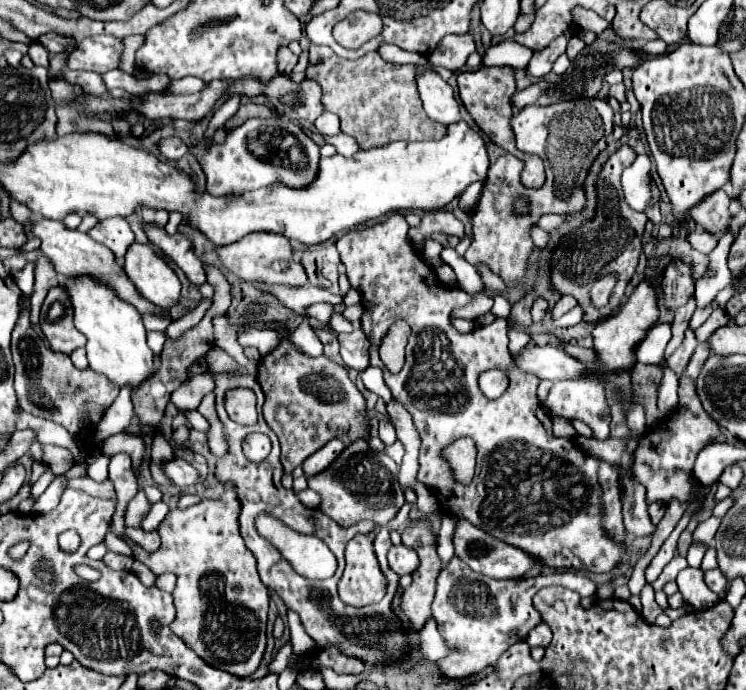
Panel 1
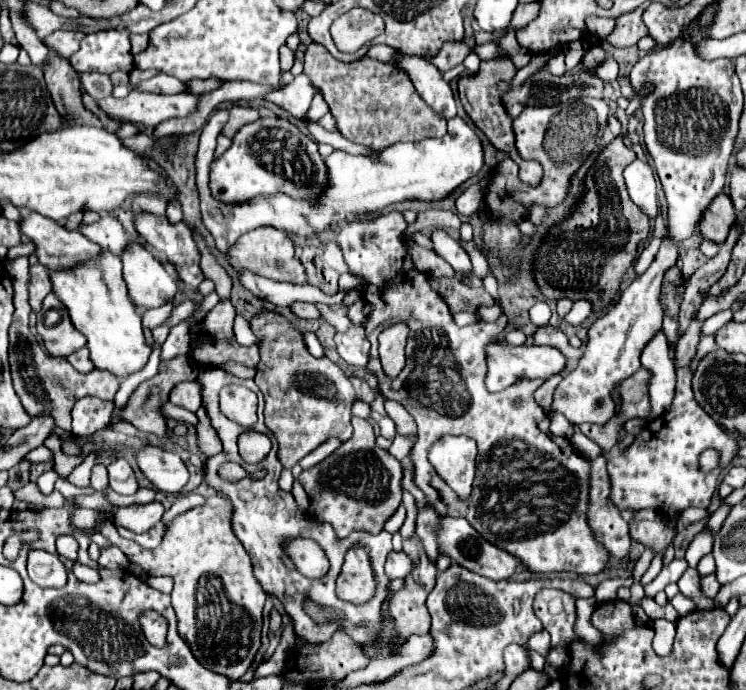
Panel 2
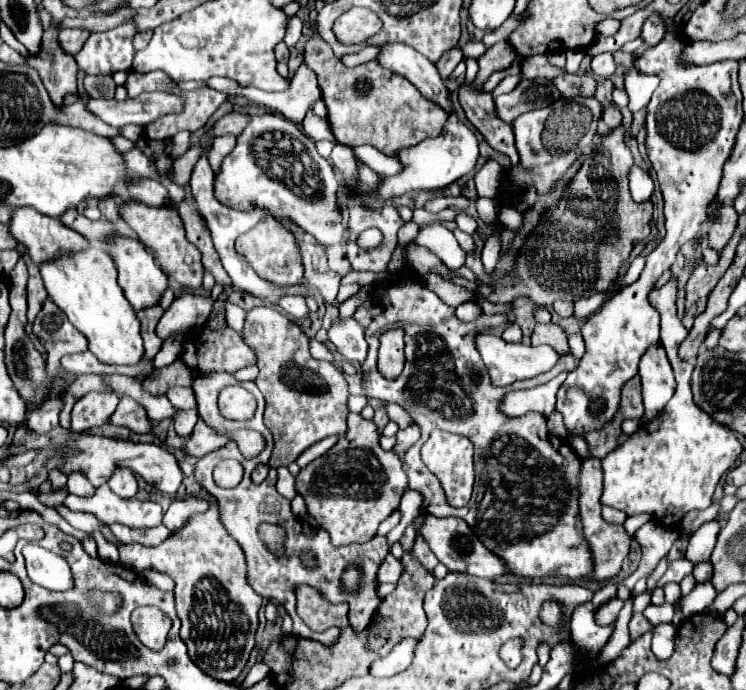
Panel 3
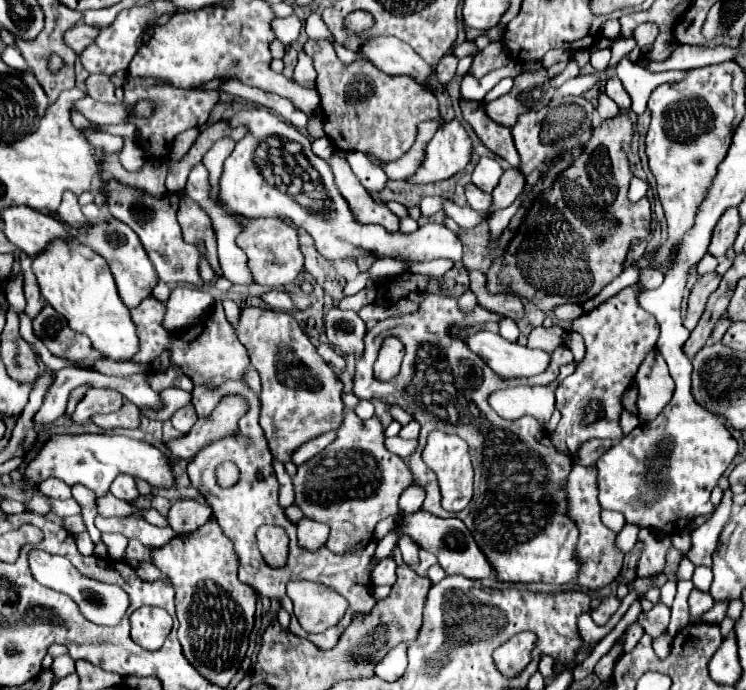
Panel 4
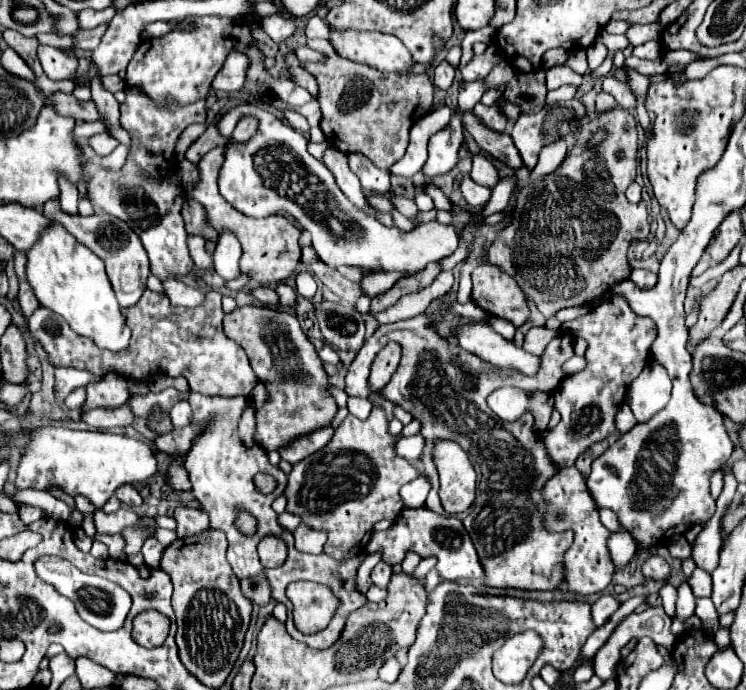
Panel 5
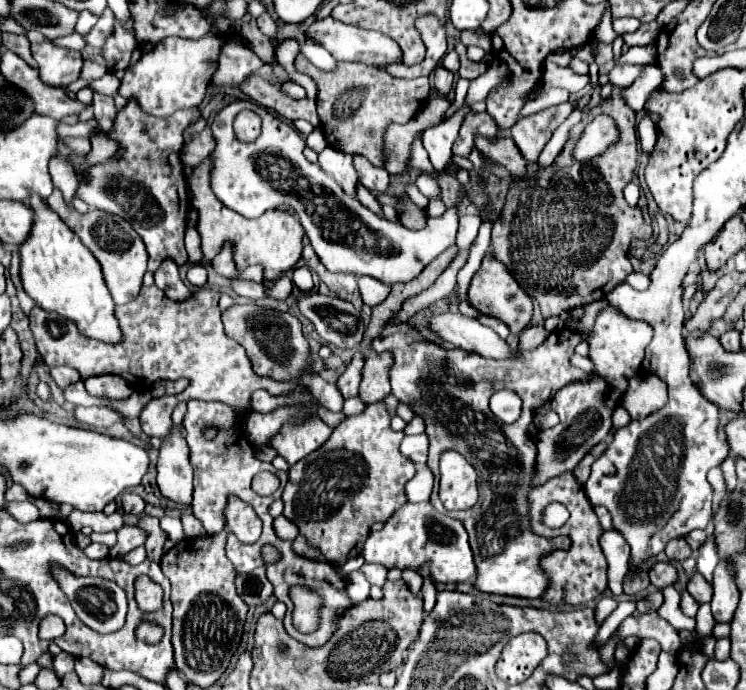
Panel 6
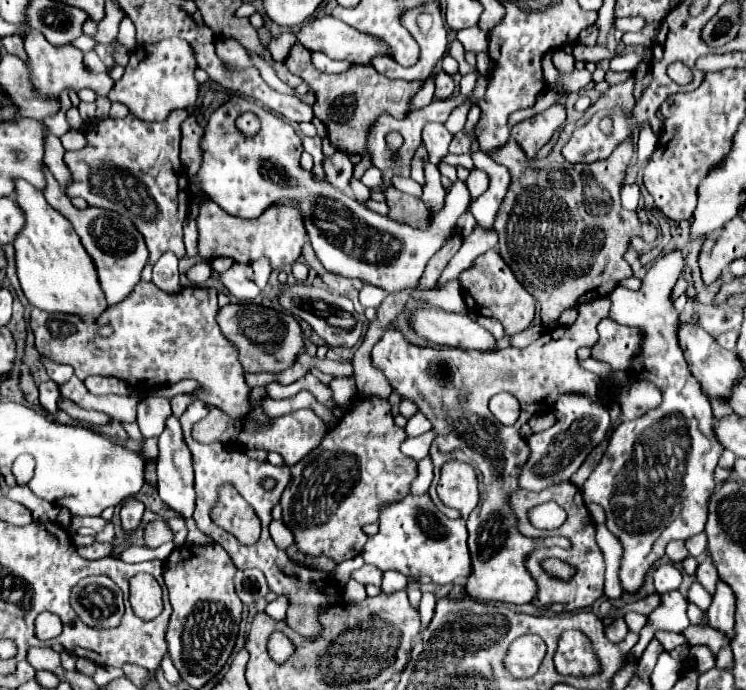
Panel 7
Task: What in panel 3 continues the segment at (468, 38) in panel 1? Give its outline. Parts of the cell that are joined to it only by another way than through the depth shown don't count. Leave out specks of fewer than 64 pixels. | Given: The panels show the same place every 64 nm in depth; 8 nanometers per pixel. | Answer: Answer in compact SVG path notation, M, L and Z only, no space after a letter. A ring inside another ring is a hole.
M456 46L456 48L450 48L448 52L444 52L444 56L440 56L440 60L436 62L436 68L442 78L448 78L452 74L452 70L458 66L458 62L462 62L462 60L464 60L464 52Z

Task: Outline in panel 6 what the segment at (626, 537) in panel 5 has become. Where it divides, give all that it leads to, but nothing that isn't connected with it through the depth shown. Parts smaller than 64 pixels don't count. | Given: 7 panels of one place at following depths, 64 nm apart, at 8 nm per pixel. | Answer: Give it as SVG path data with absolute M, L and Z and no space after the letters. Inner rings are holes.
M608 530L602 534L602 550L608 560L608 590L618 596L623 593L624 574L628 572L630 546L618 530Z

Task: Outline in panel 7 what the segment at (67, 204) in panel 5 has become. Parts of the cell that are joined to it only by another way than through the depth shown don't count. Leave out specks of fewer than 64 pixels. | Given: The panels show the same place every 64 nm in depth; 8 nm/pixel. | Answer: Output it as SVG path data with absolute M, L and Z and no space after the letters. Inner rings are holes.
M48 134L46 136L46 154L44 154L44 162L48 166L48 170L52 172L52 176L56 176L58 184L62 188L66 188L72 182L72 172L68 172L68 166L64 164L64 148L60 144L60 138Z

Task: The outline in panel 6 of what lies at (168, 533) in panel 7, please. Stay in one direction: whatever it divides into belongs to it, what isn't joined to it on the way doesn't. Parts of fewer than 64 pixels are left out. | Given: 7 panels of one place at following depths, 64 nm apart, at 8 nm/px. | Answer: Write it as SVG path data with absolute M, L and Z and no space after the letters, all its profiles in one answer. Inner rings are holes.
M140 516L138 518L138 526L144 528L148 532L148 540L144 544L146 548L146 558L151 561L160 562L163 556L163 546L168 538L168 534L160 528L158 524L158 518L152 518L152 516Z

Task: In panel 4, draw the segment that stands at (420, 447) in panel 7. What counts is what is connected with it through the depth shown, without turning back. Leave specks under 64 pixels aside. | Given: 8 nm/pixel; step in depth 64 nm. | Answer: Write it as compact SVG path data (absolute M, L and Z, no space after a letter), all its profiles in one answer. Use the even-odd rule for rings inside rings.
M394 436L394 438L386 438L384 440L386 448L394 454L400 454L400 458L408 460L408 456L412 454L412 450L416 448L416 440L402 440L400 436Z

